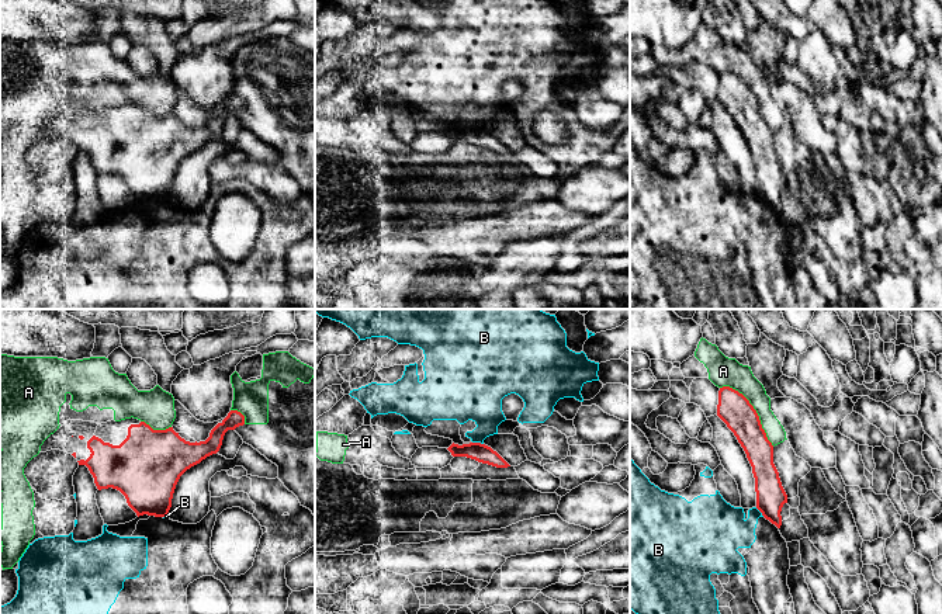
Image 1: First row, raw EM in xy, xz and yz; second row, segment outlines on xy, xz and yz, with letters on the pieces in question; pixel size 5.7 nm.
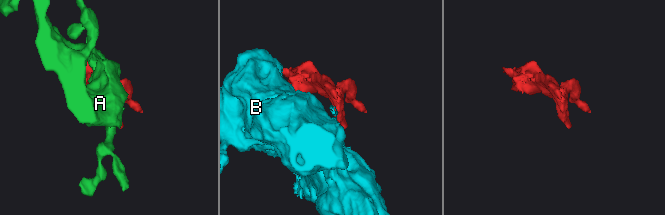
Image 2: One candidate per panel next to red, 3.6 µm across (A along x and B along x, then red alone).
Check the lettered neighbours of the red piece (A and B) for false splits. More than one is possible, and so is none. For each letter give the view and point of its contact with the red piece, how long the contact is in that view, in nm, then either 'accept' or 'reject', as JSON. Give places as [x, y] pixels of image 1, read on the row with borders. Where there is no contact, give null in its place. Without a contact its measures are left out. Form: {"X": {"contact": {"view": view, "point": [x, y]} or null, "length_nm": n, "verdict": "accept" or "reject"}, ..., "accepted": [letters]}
{"A": {"contact": {"view": "yz", "point": [754, 409]}, "length_nm": 460, "verdict": "reject"}, "B": {"contact": {"view": "xz", "point": [478, 443]}, "length_nm": 70, "verdict": "reject"}, "accepted": []}

